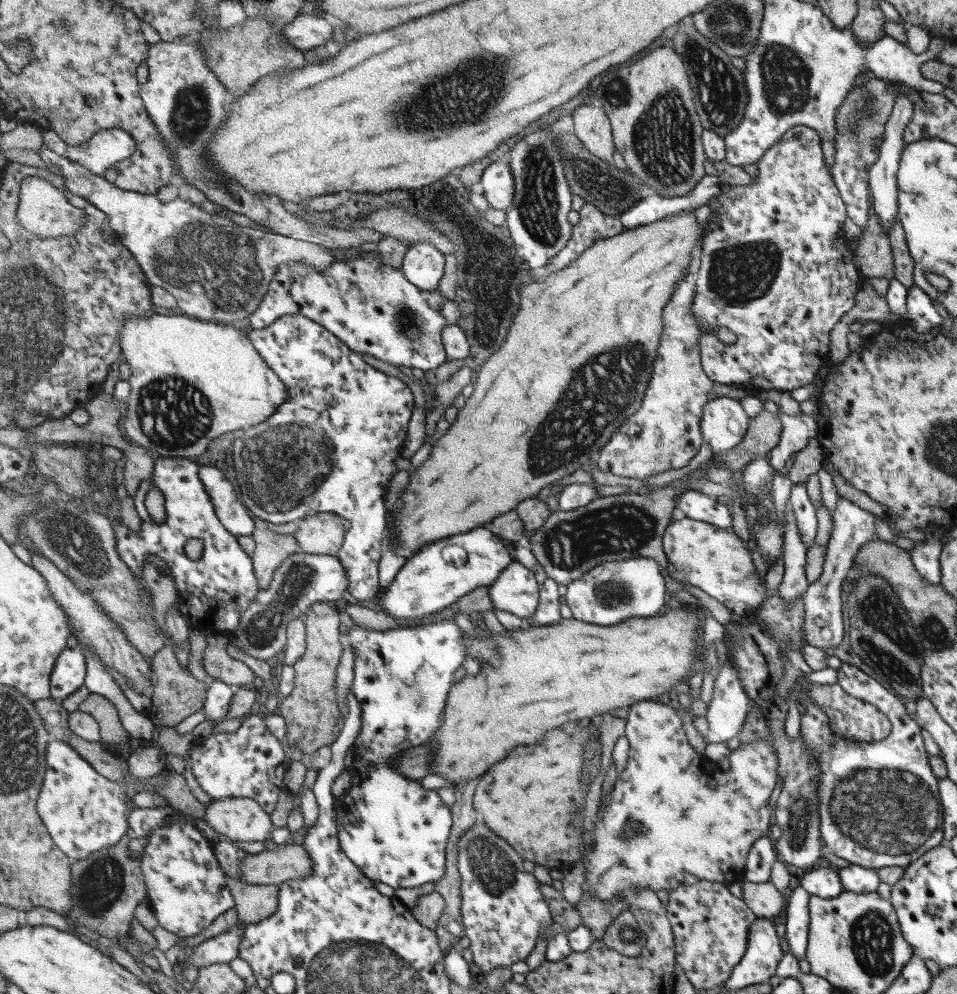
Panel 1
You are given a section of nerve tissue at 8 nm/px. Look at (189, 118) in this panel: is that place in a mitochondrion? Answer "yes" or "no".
yes

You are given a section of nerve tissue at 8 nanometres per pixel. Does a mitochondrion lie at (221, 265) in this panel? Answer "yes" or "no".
yes

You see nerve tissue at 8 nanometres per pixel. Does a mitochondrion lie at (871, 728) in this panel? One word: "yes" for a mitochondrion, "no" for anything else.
no

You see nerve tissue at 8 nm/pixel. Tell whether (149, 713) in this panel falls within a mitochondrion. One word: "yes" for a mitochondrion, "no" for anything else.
no

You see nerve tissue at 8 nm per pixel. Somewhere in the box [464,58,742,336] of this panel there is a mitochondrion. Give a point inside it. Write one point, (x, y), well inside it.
(662, 142)

